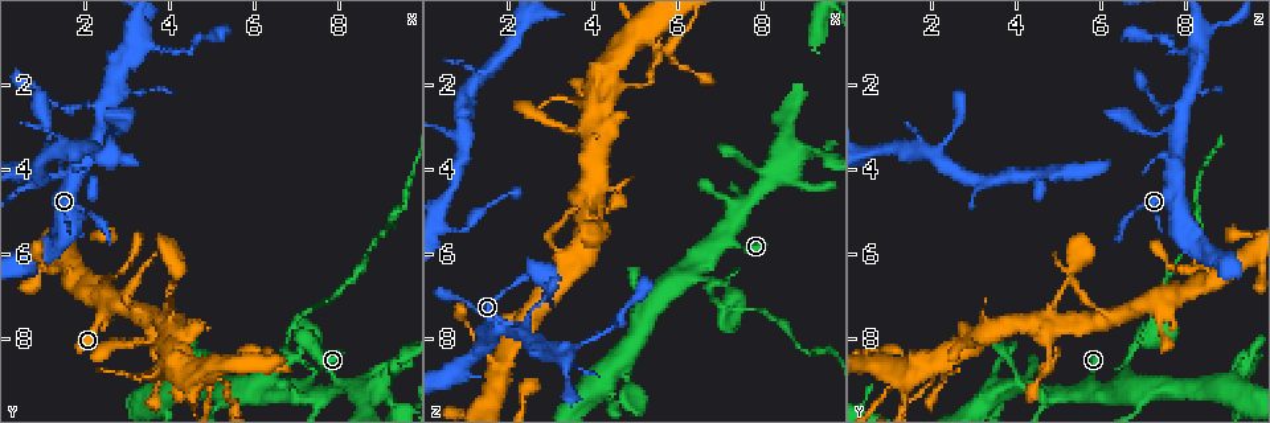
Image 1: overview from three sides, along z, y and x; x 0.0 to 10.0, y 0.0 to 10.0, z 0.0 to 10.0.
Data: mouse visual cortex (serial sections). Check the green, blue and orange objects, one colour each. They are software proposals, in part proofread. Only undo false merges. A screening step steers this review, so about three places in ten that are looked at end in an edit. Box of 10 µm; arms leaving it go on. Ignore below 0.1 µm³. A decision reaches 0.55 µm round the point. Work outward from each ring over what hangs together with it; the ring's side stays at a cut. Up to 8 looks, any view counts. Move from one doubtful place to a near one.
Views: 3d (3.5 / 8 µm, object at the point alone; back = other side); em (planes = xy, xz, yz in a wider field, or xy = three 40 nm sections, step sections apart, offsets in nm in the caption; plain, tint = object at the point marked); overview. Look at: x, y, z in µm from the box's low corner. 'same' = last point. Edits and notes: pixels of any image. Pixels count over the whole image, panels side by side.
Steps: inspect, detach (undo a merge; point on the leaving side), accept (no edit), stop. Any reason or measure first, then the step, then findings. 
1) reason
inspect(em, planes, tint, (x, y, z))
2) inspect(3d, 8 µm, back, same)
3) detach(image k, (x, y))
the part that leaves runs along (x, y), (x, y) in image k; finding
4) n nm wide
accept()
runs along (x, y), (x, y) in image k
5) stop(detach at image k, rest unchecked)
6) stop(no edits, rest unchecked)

three arms meet
inspect(3d, 3.5 µm, (7.55, 9.35, 4.95))

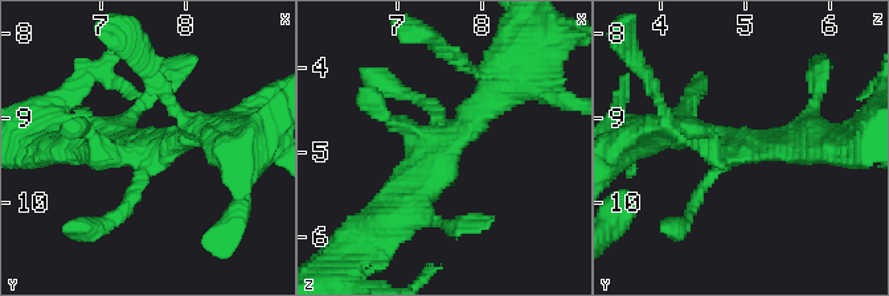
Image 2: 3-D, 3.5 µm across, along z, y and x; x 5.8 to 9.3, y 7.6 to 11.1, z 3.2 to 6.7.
inspect(em, xy, step 1, tint, (7.60, 9.30, 4.90))

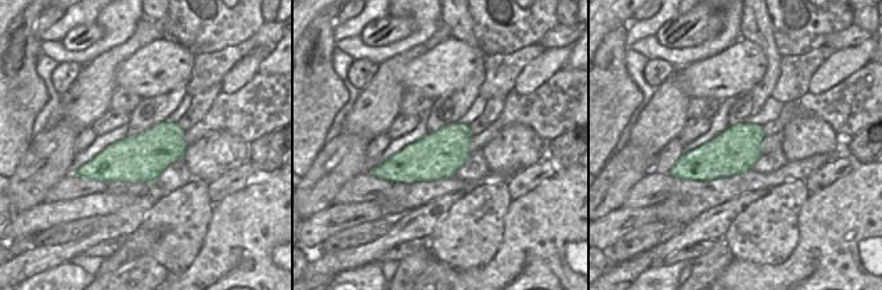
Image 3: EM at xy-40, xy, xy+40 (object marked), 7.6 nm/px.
accept()
runs along (400, 212), (400, 188), (513, 86) in image 2; continuous, no second cell

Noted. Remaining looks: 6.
sudden change in width
inspect(3d, 8 µm, (6.70, 8.55, 6.60))

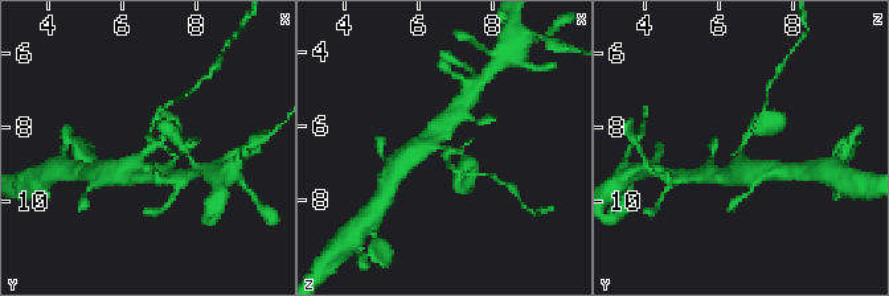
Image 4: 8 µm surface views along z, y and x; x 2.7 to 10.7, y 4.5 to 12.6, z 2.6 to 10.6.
inspect(em, xy, step 1, tint, same)

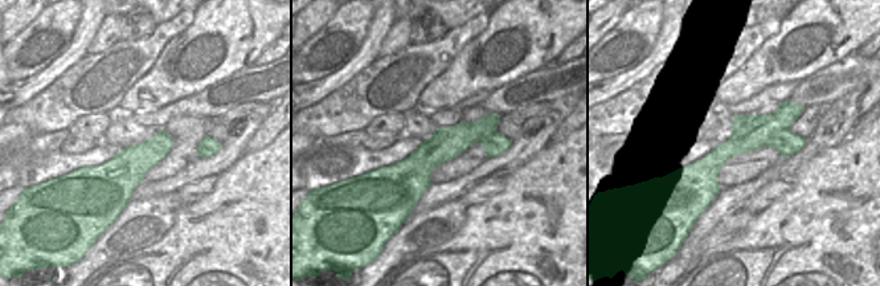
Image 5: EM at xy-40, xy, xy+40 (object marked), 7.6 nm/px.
240 nm wide
detach(image 4, (185, 95))
border along (760, 117), (757, 129), (733, 130) in image 5; two cells meet here

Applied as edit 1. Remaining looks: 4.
thick turns thin
inspect(3d, 8 µm, (5.00, 8.85, 1.95))

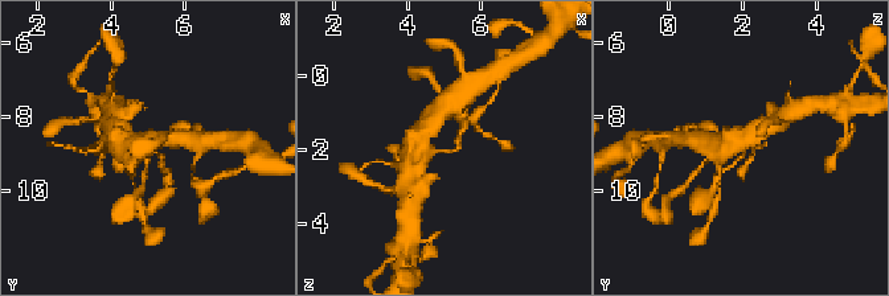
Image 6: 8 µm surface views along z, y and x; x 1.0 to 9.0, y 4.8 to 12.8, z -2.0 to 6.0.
arms of 150, 450 nm; shape alone is not enough
inspect(em, xy, step 5, tint, same)

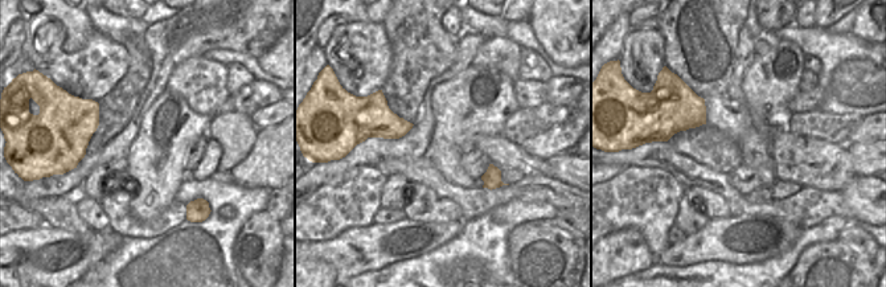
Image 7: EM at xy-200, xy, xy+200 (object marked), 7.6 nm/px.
accept()
runs along (114, 140), (142, 143), (164, 169) in image 6; continuous, no second cell

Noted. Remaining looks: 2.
stop(detach at image 4, rest unchecked)

